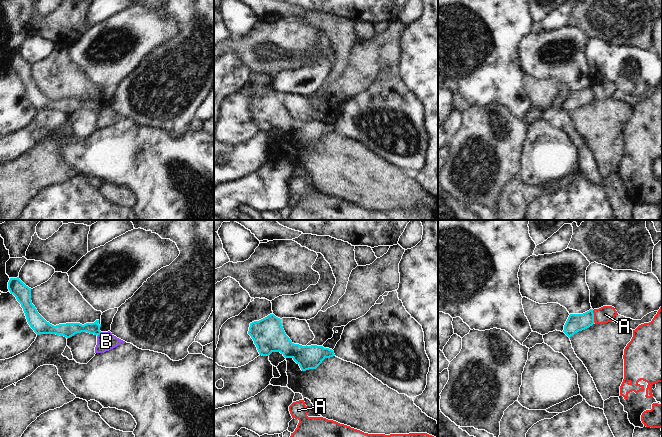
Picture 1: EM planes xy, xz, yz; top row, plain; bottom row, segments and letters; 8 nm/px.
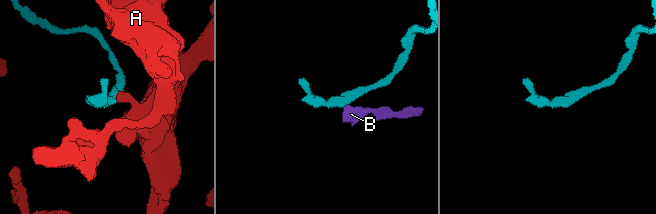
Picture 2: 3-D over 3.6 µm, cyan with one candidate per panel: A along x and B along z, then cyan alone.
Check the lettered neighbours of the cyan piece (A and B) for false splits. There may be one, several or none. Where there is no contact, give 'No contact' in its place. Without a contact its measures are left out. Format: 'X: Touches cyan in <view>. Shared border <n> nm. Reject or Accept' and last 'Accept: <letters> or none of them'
A: Touches cyan in yz. Shared border 110 nm. Reject
B: Touches cyan in xy. Shared border 50 nm. Reject
Accept: none of them

